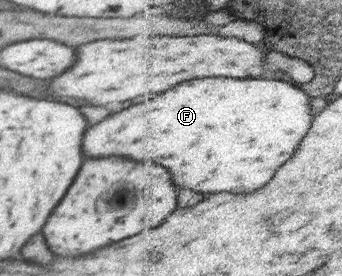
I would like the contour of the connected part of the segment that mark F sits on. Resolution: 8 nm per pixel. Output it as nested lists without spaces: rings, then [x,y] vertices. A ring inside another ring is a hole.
[[[278,77],[191,80],[165,92],[155,102],[139,102],[89,126],[83,136],[83,154],[87,158],[125,156],[133,160],[155,160],[173,172],[179,186],[197,192],[255,192],[265,188],[277,176],[279,168],[297,154],[316,121],[311,106],[313,98],[295,86],[295,82]]]

